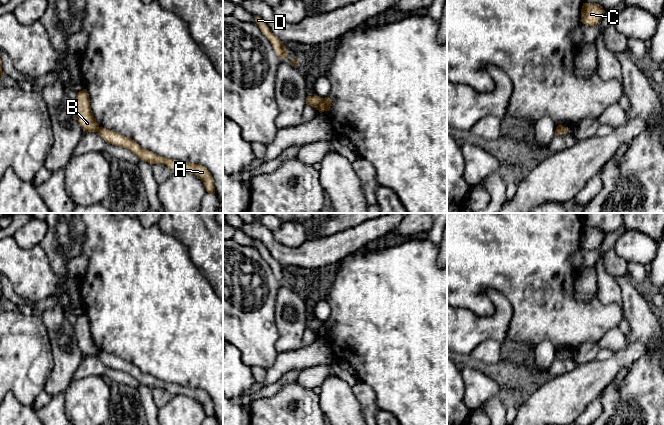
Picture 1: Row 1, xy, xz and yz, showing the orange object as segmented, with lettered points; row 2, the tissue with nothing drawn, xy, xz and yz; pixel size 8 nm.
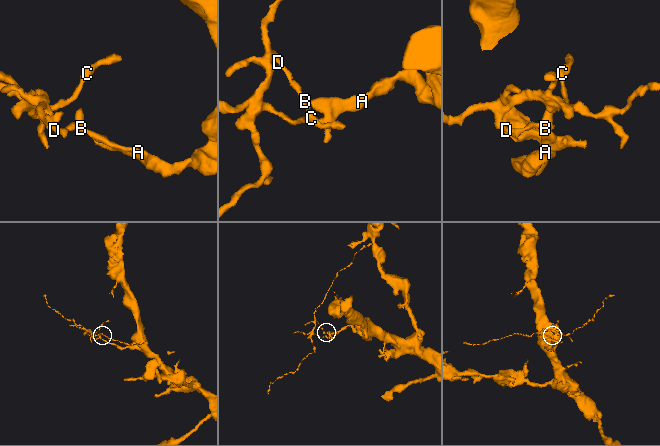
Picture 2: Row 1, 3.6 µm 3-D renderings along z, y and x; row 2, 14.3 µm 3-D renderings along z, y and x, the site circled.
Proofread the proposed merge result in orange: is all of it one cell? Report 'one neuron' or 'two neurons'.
two neurons

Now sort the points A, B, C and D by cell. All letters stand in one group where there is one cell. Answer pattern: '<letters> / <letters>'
A / B C D

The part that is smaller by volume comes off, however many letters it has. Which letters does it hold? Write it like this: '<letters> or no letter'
B, C, D

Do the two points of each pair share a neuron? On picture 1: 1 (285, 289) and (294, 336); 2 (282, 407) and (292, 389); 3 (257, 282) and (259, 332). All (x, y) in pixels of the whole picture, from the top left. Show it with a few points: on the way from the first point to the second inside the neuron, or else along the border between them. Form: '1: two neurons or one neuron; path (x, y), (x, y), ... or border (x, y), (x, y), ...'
1: one neuron; path (288, 301), (290, 304), (291, 324)
2: one neuron; path (286, 403), (292, 397), (292, 393)
3: one neuron; path (257, 294), (257, 320)

